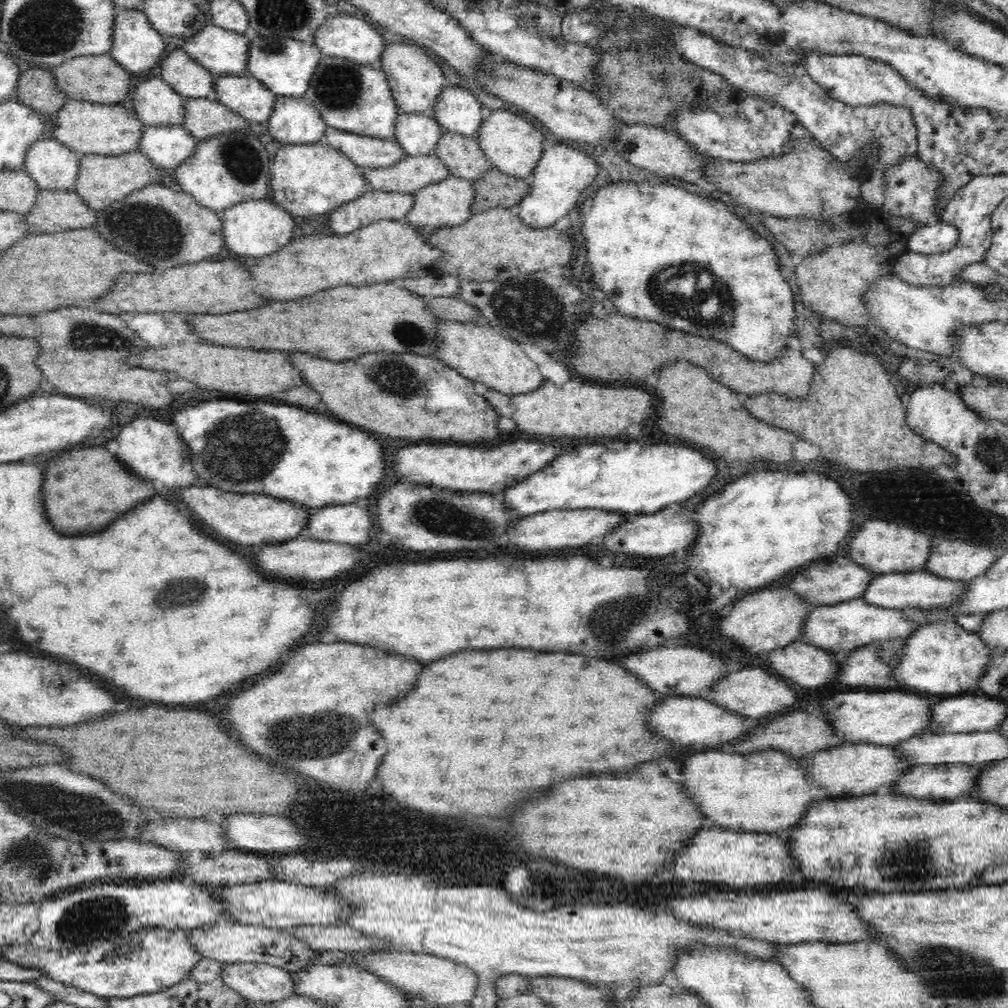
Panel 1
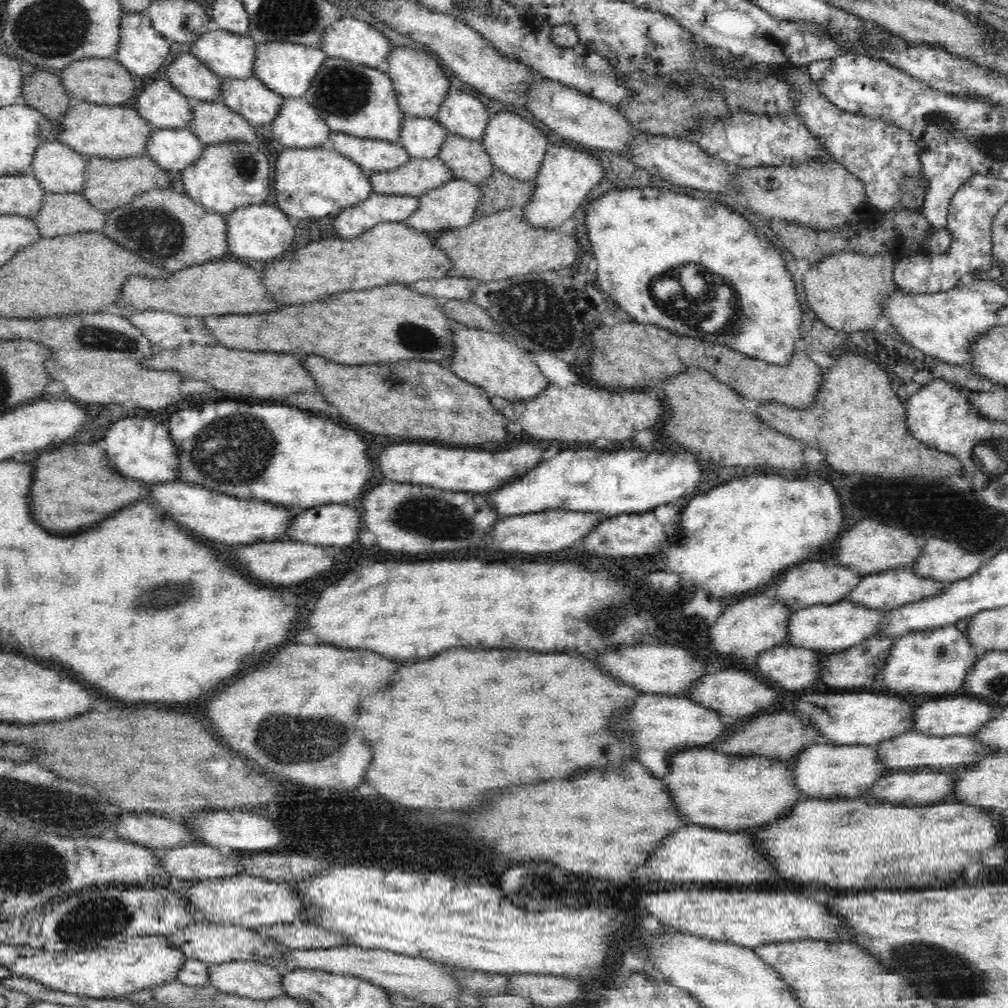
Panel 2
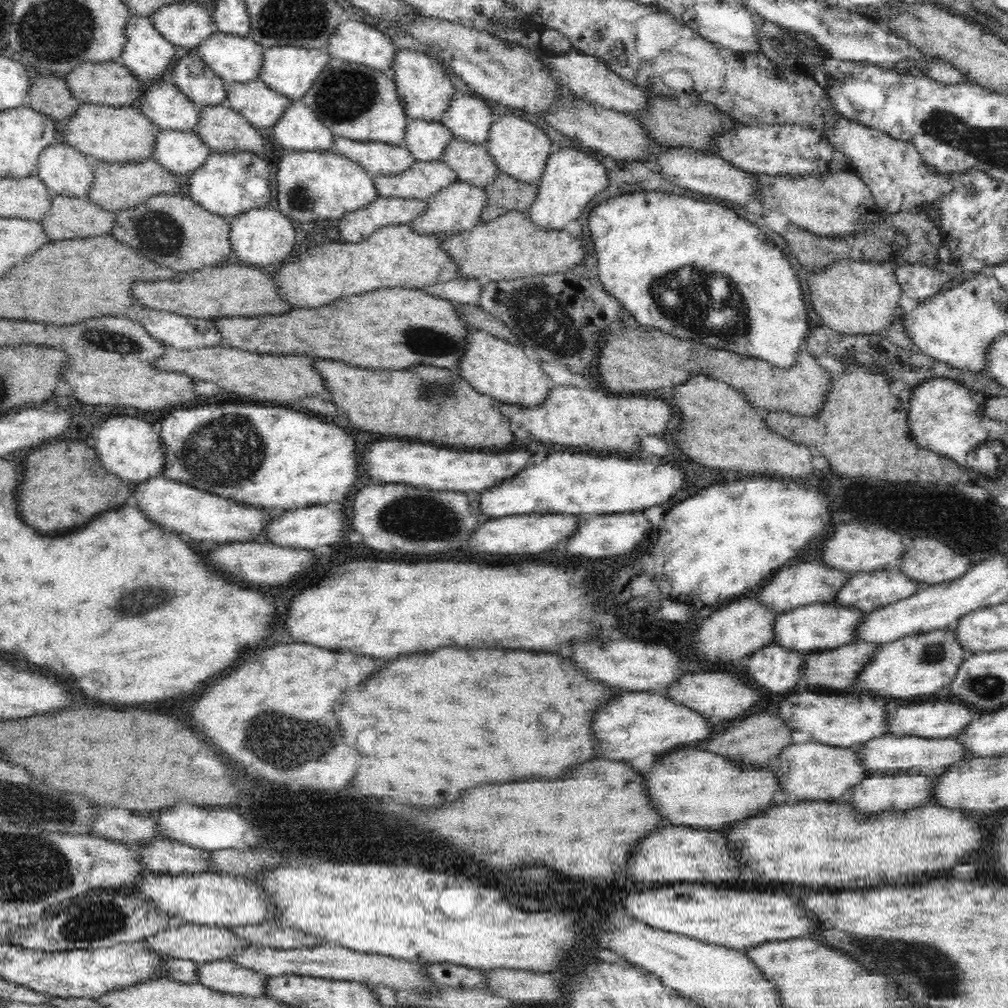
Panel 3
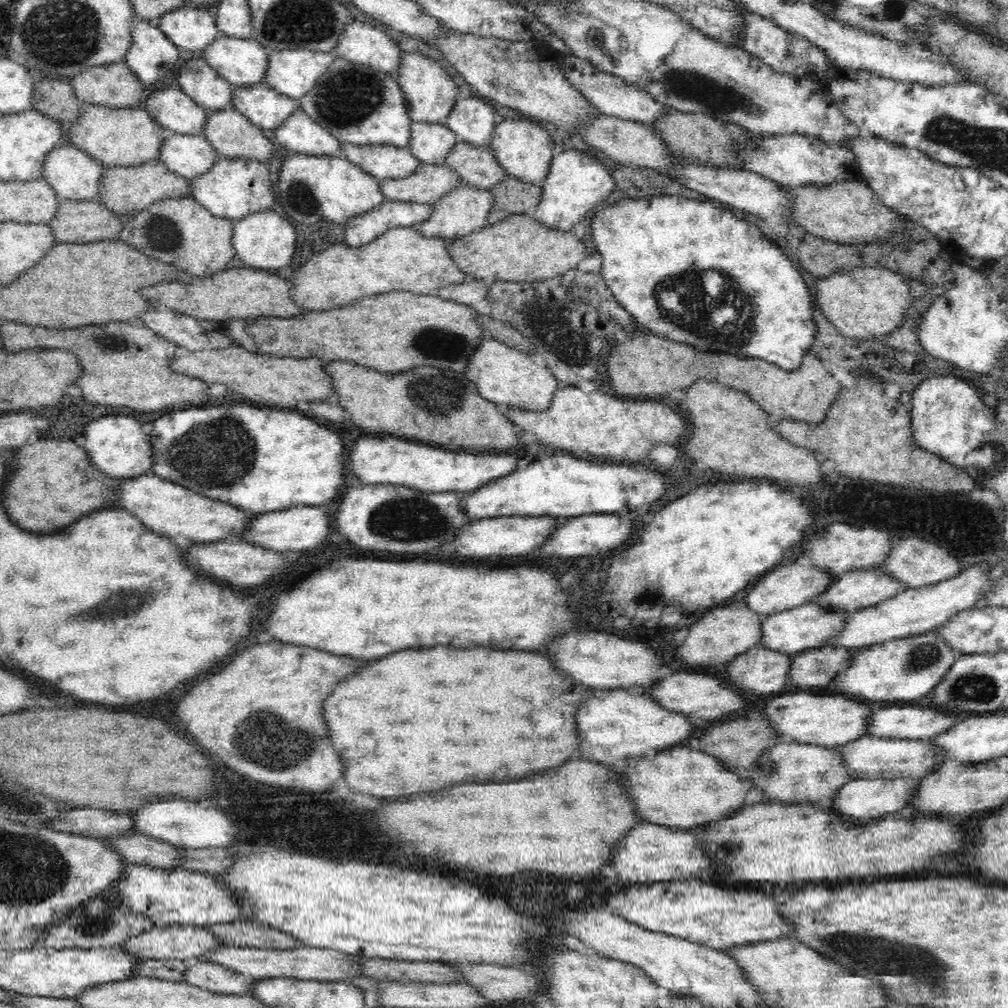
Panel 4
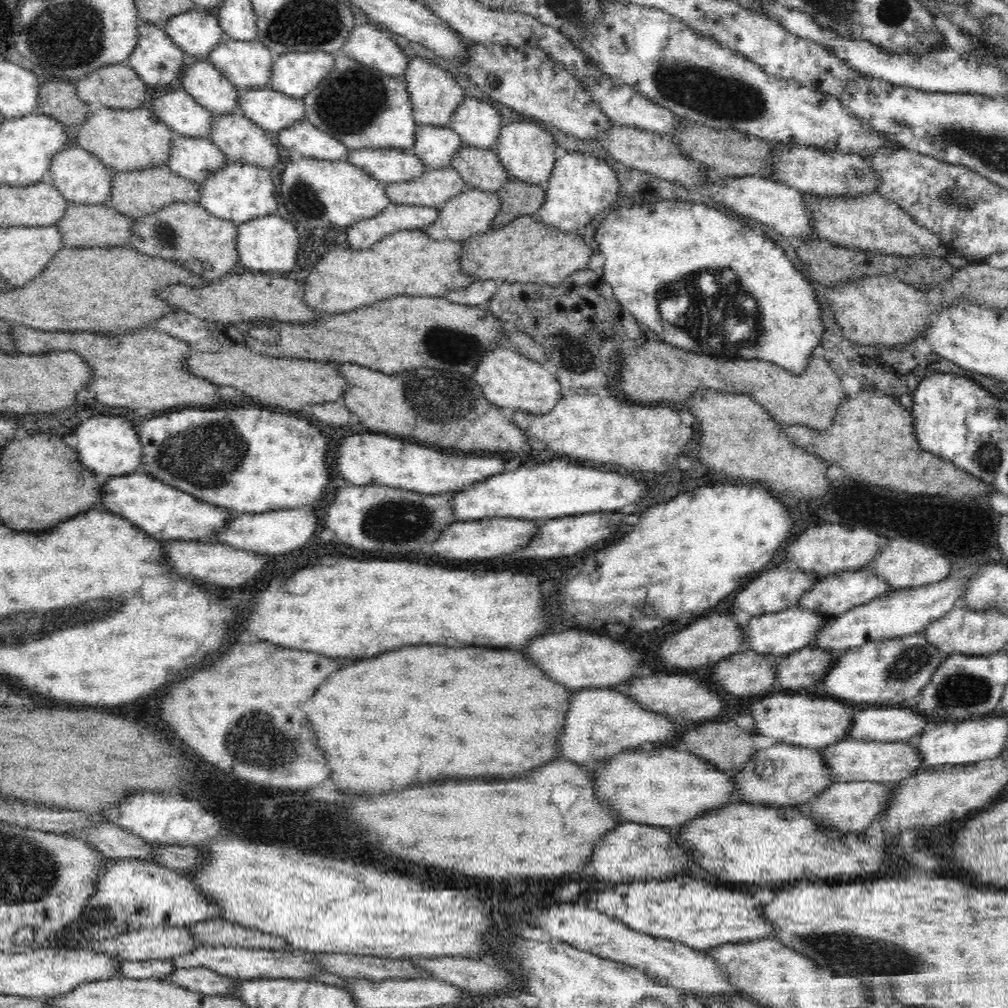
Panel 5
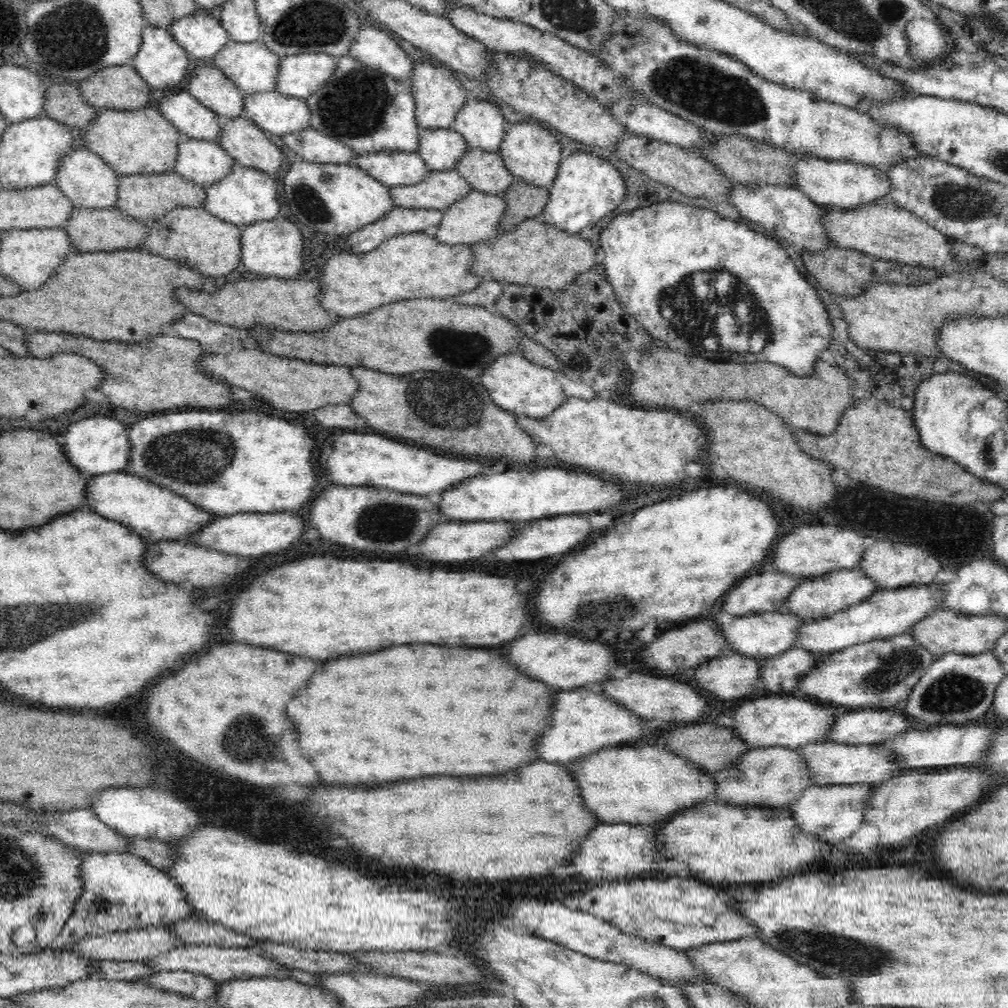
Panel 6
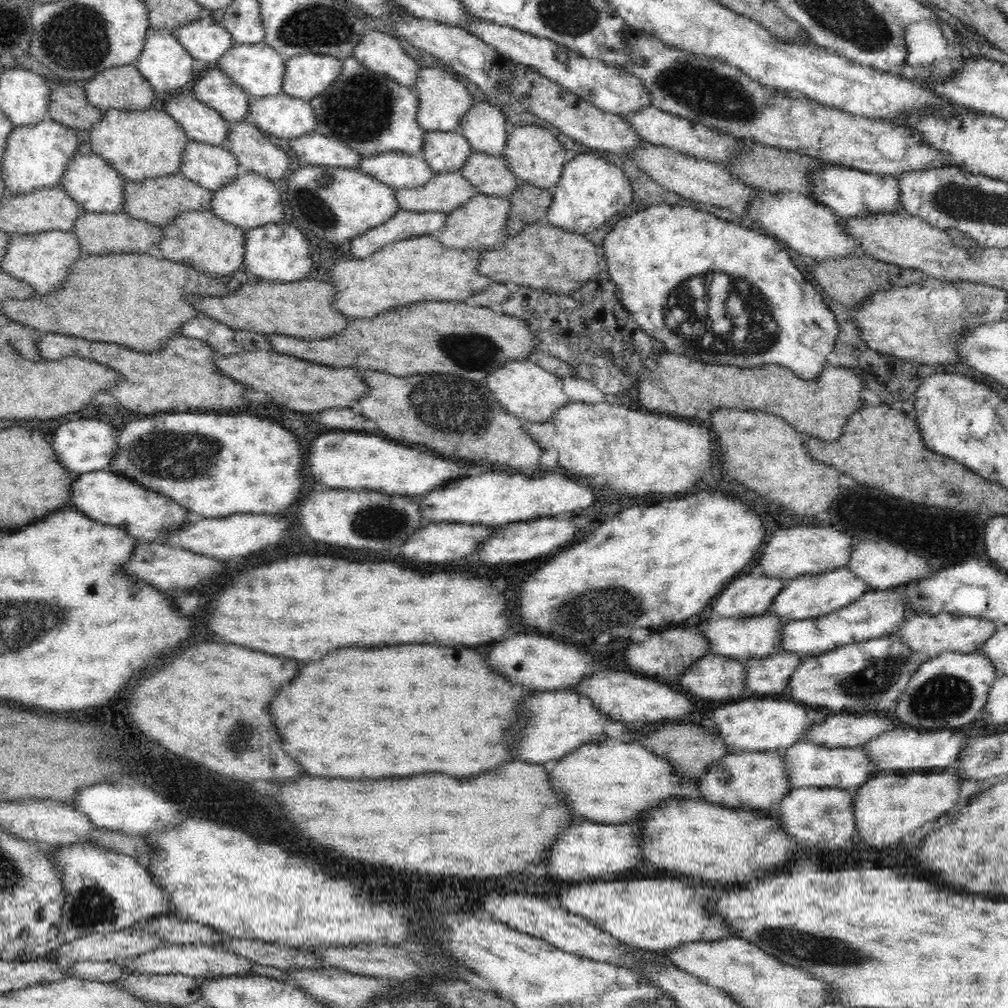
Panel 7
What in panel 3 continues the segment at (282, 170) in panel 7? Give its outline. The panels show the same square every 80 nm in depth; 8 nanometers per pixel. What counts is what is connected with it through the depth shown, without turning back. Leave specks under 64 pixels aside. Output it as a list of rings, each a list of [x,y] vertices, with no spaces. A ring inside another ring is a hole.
[[[226,104],[204,107],[200,113],[200,120],[196,133],[211,148],[214,153],[233,153],[234,151],[250,152],[264,156],[264,144],[260,129],[252,126],[244,116]]]

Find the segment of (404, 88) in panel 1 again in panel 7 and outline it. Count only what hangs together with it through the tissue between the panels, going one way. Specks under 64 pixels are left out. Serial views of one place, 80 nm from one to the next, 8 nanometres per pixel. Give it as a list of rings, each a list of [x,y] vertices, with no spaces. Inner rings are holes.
[[[425,67],[418,71],[414,90],[419,98],[417,121],[425,132],[450,132],[459,130],[461,120],[472,108],[472,95],[468,94],[466,87],[456,78],[452,78],[442,68]]]

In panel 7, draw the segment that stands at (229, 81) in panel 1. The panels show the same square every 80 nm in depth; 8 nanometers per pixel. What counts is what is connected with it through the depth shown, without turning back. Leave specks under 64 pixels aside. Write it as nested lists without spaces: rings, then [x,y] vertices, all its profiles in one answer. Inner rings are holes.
[[[282,92],[251,98],[249,114],[263,133],[278,138],[298,138],[316,131],[316,114],[310,102]]]

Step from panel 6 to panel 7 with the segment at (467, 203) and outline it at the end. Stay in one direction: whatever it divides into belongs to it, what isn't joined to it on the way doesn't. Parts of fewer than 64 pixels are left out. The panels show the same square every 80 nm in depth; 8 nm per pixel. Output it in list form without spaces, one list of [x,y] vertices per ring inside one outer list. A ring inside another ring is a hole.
[[[477,193],[464,206],[448,214],[446,226],[437,234],[438,240],[452,250],[474,250],[478,253],[494,250],[494,244],[503,244],[504,240],[494,240],[490,236],[492,234],[500,236],[502,232],[507,232],[506,224],[508,224],[510,209],[511,202],[507,197]]]

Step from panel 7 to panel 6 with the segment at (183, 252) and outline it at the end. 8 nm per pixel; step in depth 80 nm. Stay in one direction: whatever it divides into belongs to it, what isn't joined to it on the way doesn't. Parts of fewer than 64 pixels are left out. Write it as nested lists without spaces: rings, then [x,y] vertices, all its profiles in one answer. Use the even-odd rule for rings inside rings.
[[[178,207],[152,224],[143,251],[160,254],[162,258],[176,258],[180,264],[221,281],[232,278],[240,264],[242,234],[243,228],[220,220],[205,207]]]

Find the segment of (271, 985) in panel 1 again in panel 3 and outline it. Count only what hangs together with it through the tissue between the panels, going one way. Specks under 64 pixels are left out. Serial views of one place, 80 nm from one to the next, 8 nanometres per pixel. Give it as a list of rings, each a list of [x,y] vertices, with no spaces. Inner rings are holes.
[[[228,959],[201,963],[196,968],[196,981],[222,993],[256,997],[264,995],[268,976],[242,968]]]

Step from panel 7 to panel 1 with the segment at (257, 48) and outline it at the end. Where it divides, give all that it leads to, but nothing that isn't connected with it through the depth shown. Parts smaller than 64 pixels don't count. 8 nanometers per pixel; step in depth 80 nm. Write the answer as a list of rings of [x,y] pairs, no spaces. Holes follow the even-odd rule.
[[[209,22],[200,34],[188,37],[184,50],[204,68],[207,68],[215,80],[222,78],[223,75],[244,76],[248,74],[248,50],[250,50],[250,40],[245,35],[237,34],[232,30],[224,30],[219,26],[214,26]]]

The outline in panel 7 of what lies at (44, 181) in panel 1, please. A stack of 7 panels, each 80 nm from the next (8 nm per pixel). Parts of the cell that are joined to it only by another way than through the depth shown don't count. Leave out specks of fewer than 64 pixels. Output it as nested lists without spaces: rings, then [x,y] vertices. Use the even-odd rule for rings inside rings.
[[[94,152],[78,153],[66,167],[60,186],[79,204],[80,209],[84,212],[114,214],[124,211],[125,180],[107,160]]]

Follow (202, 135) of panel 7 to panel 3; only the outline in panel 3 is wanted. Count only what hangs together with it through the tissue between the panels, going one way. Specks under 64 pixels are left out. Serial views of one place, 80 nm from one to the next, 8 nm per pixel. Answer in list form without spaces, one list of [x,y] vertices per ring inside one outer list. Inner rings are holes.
[[[154,82],[137,105],[162,132],[197,130],[201,111],[176,85]]]

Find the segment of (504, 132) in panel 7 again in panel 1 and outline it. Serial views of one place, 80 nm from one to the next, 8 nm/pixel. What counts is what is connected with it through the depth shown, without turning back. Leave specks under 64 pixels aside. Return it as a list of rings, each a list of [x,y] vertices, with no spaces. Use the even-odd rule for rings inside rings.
[[[454,85],[439,94],[431,114],[444,132],[476,137],[487,112],[474,94]]]

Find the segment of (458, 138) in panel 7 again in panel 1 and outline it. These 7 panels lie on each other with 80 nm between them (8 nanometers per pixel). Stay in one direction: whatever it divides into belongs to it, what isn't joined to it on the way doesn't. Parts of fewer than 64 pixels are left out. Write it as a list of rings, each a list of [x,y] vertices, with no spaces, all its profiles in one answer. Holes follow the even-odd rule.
[[[399,113],[395,119],[394,139],[408,157],[435,154],[435,147],[443,132],[431,113]]]

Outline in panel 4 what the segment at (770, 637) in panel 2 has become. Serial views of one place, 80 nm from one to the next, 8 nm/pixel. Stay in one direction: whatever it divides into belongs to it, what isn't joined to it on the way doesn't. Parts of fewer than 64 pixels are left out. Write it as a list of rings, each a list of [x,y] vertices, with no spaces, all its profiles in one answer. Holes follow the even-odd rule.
[[[728,606],[728,608],[716,608],[708,612],[702,620],[690,626],[690,632],[684,634],[684,641],[677,646],[674,656],[684,664],[696,666],[716,666],[732,660],[737,654],[742,654],[746,650],[754,647],[760,642],[760,620],[764,615],[750,610],[750,607],[738,608]]]

